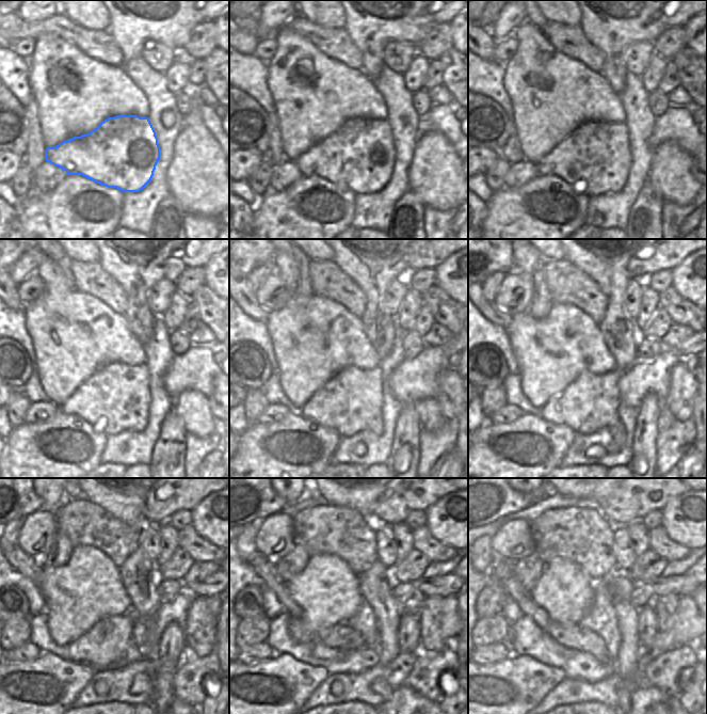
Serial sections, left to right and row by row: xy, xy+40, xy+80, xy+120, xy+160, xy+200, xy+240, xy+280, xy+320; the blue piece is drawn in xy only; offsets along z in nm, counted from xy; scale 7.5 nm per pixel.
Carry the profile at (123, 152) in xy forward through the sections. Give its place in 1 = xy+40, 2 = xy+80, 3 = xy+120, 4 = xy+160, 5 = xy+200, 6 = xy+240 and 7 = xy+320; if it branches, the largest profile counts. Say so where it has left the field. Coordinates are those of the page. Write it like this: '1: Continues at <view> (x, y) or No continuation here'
1: Continues at xy+40 (359, 157)
2: Continues at xy+80 (595, 159)
3: Continues at xy+120 (116, 398)
4: Continues at xy+160 (351, 401)
5: Continues at xy+200 (591, 402)
6: Continues at xy+240 (106, 644)
7: Continues at xy+320 (624, 695).

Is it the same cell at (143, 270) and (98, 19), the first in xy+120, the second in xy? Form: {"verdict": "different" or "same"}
{"verdict": "different"}

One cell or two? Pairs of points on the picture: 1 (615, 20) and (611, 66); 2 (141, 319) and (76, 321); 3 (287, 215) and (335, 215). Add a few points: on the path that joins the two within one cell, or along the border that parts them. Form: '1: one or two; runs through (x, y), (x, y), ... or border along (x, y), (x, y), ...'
1: one; runs through (612, 32), (611, 54)
2: two; border along (123, 316), (127, 327), (139, 342)
3: one; runs through (299, 217), (323, 215)

